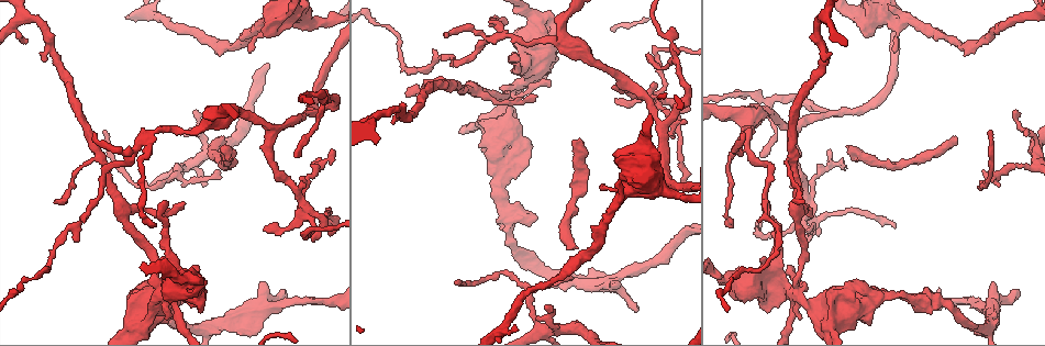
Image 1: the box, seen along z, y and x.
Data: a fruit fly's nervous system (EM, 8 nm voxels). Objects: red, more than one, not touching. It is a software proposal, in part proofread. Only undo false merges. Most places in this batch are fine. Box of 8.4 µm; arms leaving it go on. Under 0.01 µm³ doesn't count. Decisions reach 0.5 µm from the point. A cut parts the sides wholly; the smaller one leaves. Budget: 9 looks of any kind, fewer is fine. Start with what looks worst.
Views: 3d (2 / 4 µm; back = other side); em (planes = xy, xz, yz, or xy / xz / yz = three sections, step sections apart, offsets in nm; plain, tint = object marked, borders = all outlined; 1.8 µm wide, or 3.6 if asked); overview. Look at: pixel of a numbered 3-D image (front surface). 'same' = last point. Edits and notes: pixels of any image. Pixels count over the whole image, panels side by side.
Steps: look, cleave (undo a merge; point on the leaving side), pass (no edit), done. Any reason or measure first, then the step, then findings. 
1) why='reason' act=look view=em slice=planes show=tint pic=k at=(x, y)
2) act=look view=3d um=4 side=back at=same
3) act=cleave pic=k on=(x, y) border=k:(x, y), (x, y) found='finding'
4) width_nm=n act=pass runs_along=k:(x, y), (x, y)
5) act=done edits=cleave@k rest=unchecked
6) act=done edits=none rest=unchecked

why='four arms meet' act=look view=3d um=2 pic=1 at=(160, 289)

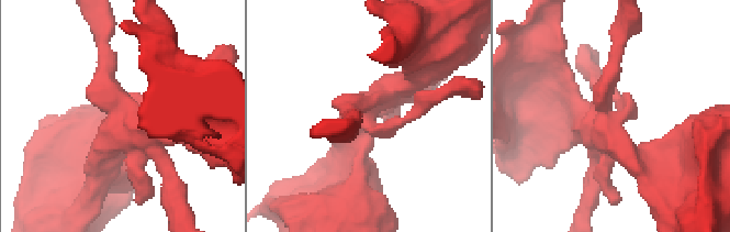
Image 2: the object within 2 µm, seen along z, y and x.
why='shape alone is not enough' act=look view=em slice=planes show=plain pic=2 at=(121, 119)

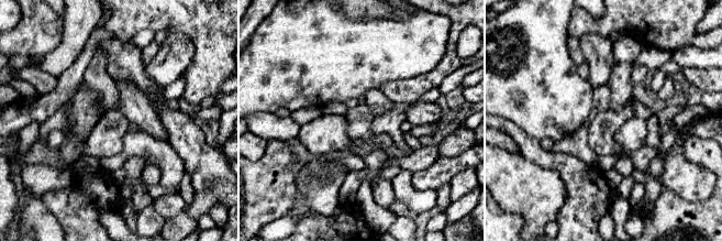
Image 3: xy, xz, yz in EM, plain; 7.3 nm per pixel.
why='where the object lies' act=look view=em slice=planes show=tint at=same

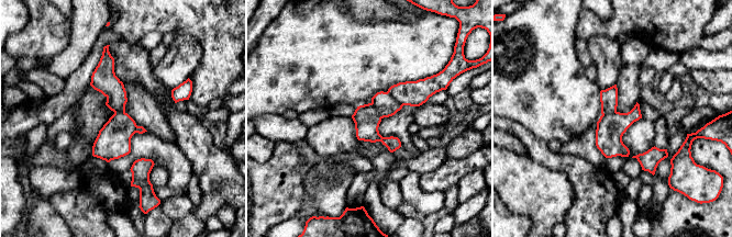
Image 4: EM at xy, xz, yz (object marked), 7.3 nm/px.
act=cleave pic=4 on=(385, 104) border=4:(386, 92), (402, 105) found='two neurons meet here'

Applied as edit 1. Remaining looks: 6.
why='see it whole again' act=look view=overview

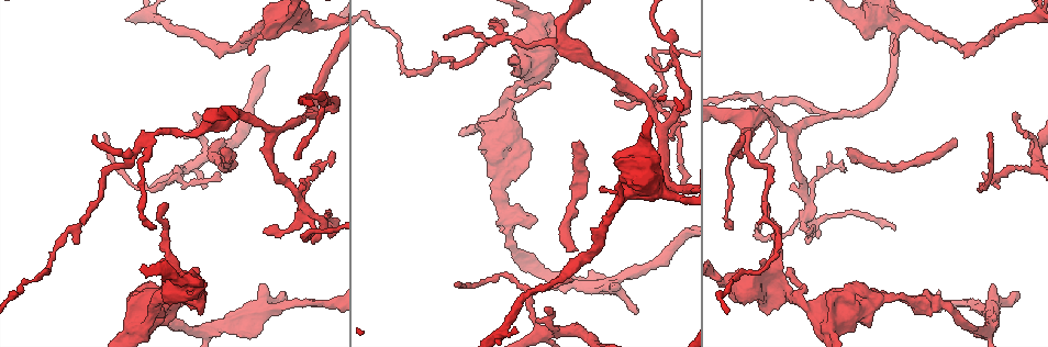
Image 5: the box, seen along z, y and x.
act=look view=em slice=planes show=tint pic=5 at=(806, 210)

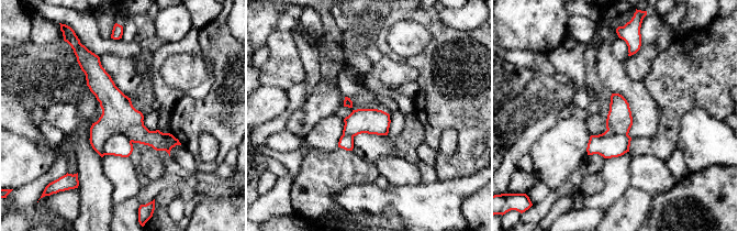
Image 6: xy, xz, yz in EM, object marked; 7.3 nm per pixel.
act=cleave pic=6 on=(118, 144) border=6:(132, 141), (113, 133), (102, 152) found='two neurons meet here'

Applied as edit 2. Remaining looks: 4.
why='four arms meet' act=look view=em slice=planes show=tint pic=5 at=(496, 38)

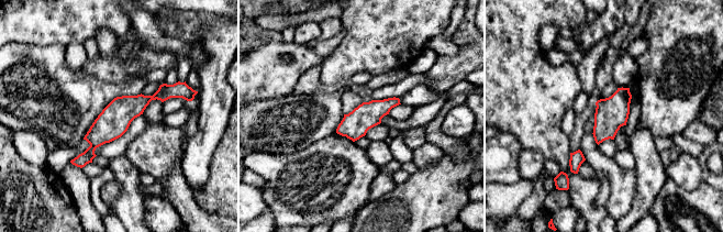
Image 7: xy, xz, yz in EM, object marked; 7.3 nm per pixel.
act=pass runs_along=7:(177, 94), (130, 107), (75, 162) found='all the same neuron'

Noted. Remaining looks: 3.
why='abrupt turn' act=look view=3d um=2 pic=5 at=(674, 58)

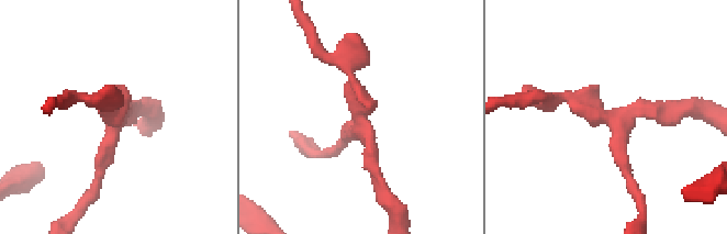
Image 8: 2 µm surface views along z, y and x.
act=look view=em slice=planes show=plain pic=8 at=(113, 121)

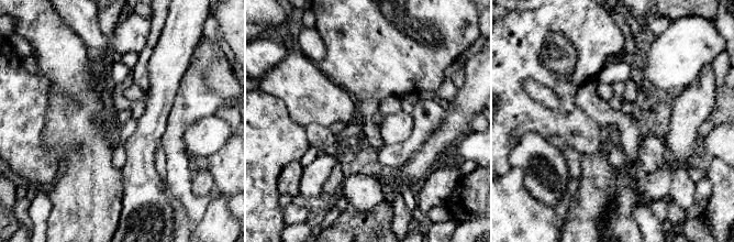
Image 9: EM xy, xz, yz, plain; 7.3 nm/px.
why='where the object lies' act=look view=em slice=planes show=tint at=same

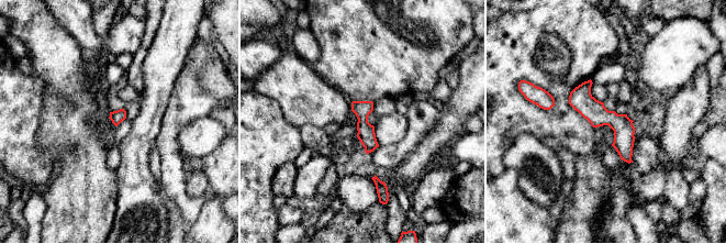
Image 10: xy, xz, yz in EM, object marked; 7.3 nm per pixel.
act=pass found='all the same neuron'

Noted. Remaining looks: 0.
act=done edits=cleave@4,cleave@6 rest=unchecked

